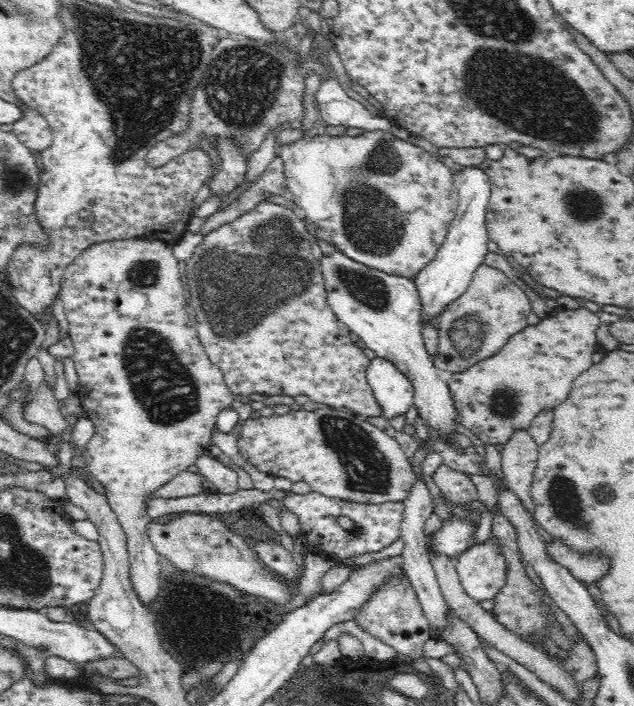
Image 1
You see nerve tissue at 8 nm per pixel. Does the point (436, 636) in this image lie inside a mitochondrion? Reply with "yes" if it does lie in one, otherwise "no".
no

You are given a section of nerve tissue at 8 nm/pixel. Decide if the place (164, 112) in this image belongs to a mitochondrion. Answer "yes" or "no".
yes

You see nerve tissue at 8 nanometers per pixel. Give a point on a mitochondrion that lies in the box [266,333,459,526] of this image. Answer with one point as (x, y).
(366, 468)

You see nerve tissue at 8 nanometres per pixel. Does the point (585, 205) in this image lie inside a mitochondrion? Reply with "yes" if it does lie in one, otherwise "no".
yes

